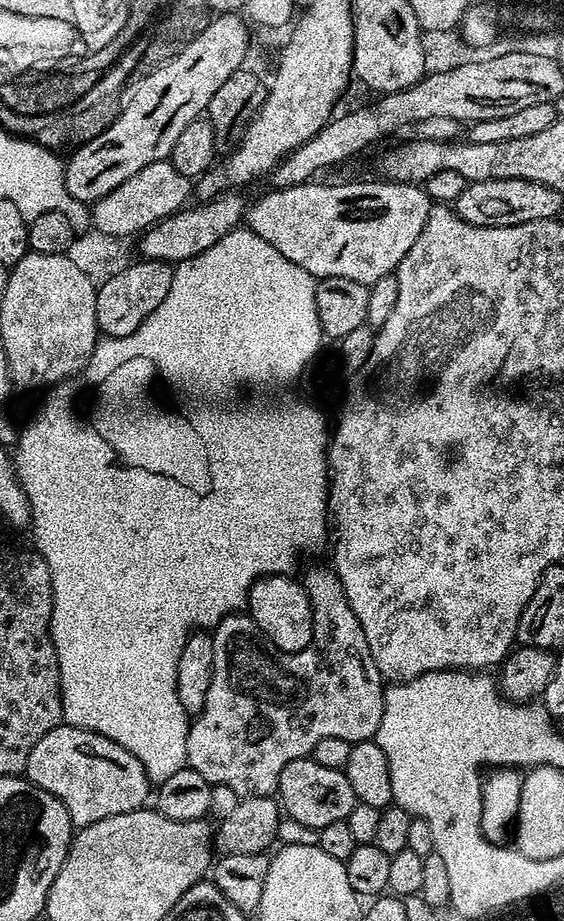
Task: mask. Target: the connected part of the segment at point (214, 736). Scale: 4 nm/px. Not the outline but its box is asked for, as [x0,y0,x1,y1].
[186,566,386,798]

